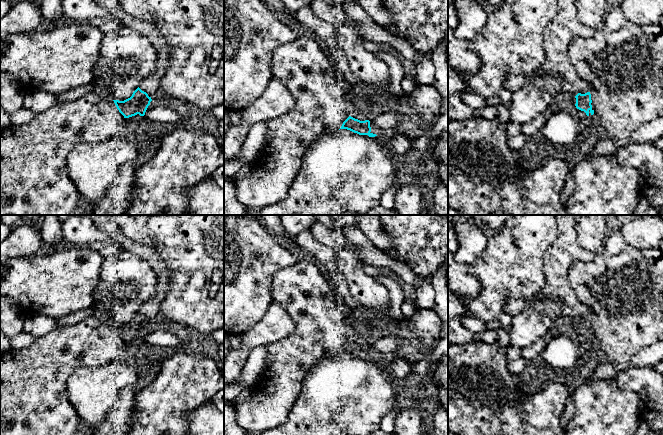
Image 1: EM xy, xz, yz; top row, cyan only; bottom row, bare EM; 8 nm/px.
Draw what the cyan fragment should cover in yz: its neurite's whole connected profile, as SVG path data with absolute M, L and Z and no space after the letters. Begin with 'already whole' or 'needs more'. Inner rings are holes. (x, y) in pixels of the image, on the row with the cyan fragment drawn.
needs more; M590 92L585 94L578 93L576 96L576 109L575 116L580 123L586 123L587 117L591 114L594 114L594 110L592 109L592 100Z

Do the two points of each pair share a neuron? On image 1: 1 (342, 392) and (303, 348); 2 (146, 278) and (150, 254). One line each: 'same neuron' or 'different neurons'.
1: different neurons
2: different neurons

